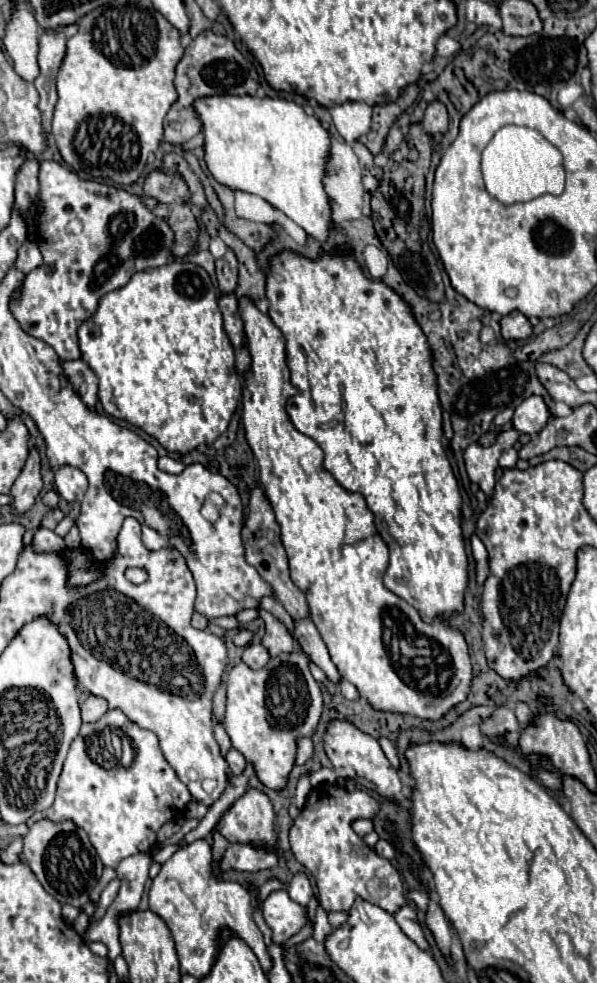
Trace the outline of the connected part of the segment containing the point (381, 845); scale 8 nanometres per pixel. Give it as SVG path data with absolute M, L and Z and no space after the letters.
M380 839L374 847L376 849L376 853L383 858L388 860L392 860L395 857L395 849L393 844L386 840Z

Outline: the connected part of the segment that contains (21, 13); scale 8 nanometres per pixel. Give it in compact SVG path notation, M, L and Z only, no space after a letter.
M18 3L12 21L6 27L4 49L10 55L14 69L22 79L34 81L40 73L38 69L38 23L26 3Z

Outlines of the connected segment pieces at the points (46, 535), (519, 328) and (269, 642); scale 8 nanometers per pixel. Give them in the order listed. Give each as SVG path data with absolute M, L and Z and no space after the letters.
M38 529L32 537L32 549L36 553L56 553L56 551L62 551L64 547L66 547L64 539L50 529Z
M512 311L508 315L504 315L500 319L500 327L502 327L502 337L506 341L518 341L518 339L528 339L532 335L532 325L530 321L518 313L518 311Z
M260 609L258 613L260 613L260 617L266 623L266 635L262 639L262 645L268 649L270 657L278 657L282 653L292 651L294 645L292 645L292 637L288 635L286 627L272 613L268 613L264 609Z

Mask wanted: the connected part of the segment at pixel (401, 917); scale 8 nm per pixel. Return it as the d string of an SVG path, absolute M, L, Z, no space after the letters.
M408 905L400 907L400 909L396 911L394 919L396 919L396 923L400 925L400 929L402 929L418 947L422 947L422 949L428 951L428 943L426 943L426 939L424 939L424 933L422 933L422 929L420 929L420 925L418 925L418 919L416 919L416 913L414 913L412 907L408 907Z

